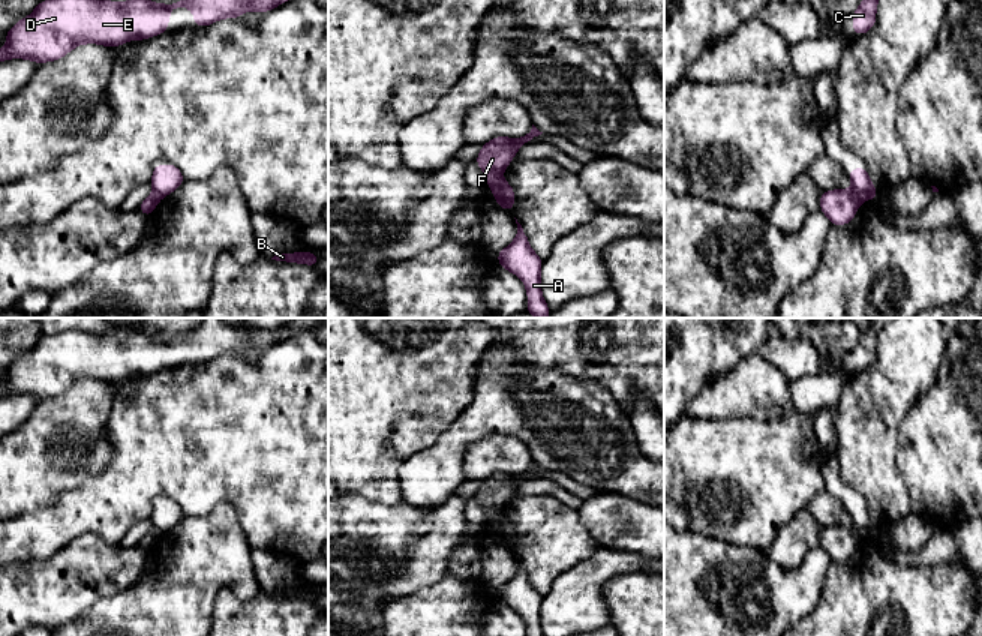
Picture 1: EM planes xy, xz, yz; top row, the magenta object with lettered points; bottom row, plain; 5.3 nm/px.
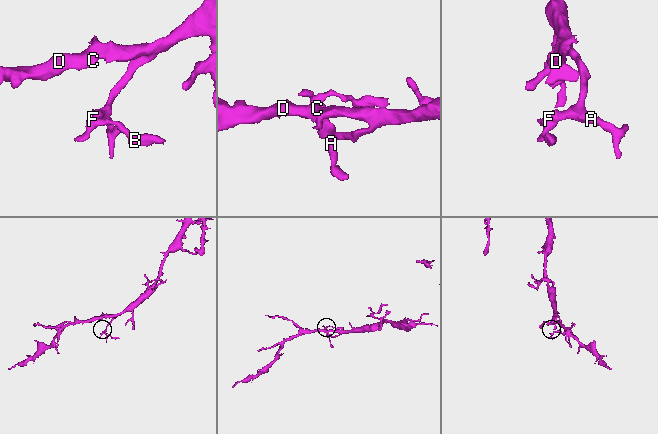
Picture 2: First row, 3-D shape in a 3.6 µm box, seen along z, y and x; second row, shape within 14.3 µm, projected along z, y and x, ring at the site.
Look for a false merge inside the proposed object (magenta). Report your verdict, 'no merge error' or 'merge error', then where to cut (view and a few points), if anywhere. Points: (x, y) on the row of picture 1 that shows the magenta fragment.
merge error; cut in yz along (853, 188), (867, 198)

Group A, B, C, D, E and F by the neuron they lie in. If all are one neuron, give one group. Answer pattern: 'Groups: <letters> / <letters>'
Groups: A C D E / B F

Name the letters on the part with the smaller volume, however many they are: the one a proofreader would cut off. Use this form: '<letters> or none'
B, F

